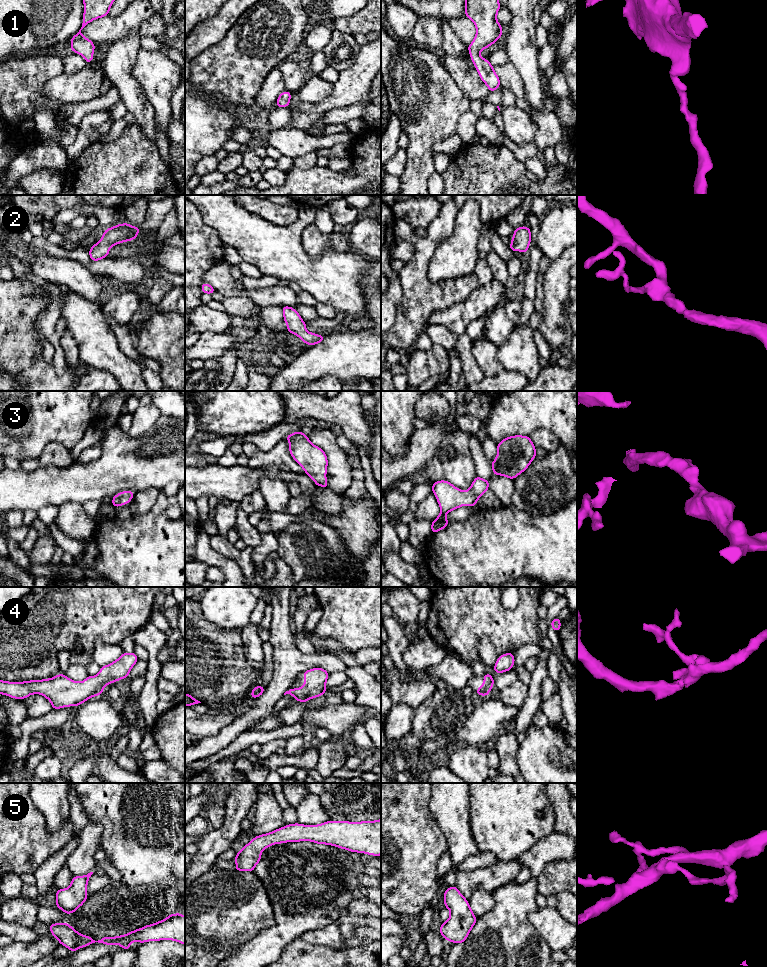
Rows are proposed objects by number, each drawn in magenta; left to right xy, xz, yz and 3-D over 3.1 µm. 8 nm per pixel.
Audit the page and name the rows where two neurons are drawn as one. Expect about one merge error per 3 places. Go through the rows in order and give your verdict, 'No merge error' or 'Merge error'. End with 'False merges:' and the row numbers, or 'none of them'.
1: No merge error
2: No merge error
3: No merge error
4: No merge error
5: No merge error
False merges: none of them

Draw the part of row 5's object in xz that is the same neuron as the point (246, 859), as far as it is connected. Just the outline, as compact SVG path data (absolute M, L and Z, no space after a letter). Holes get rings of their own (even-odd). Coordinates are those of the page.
M381 819L362 822L327 821L318 825L299 823L285 825L271 833L254 837L233 859L236 871L253 872L261 860L261 852L267 847L286 843L312 841L333 845L351 852L381 855Z

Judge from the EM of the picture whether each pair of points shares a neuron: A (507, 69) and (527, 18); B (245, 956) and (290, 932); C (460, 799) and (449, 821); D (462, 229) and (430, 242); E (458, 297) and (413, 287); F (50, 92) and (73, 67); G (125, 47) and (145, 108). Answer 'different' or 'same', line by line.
A: different
B: same
C: same
D: different
E: same
F: different
G: same

